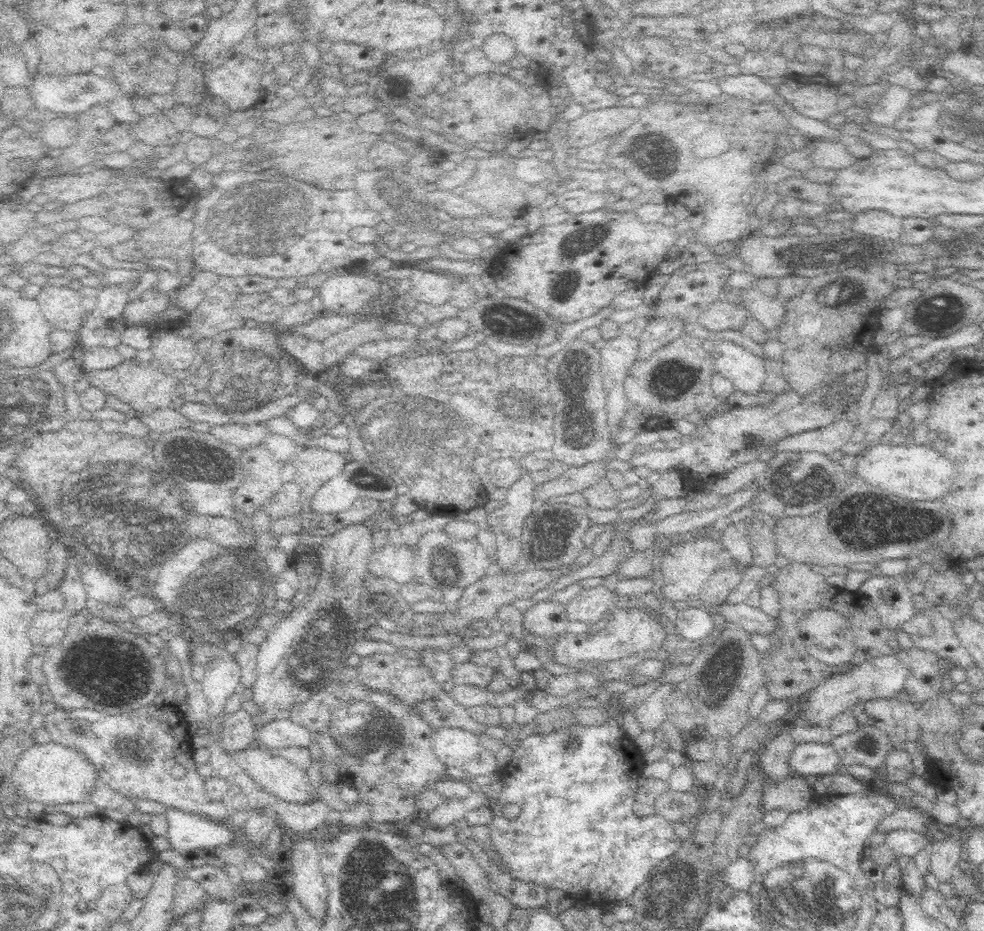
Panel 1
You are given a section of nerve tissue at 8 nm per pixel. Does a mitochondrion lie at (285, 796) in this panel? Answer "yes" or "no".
no

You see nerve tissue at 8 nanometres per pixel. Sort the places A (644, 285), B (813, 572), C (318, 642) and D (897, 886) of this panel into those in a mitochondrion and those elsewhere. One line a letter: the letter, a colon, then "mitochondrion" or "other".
A: other
B: other
C: mitochondrion
D: other

